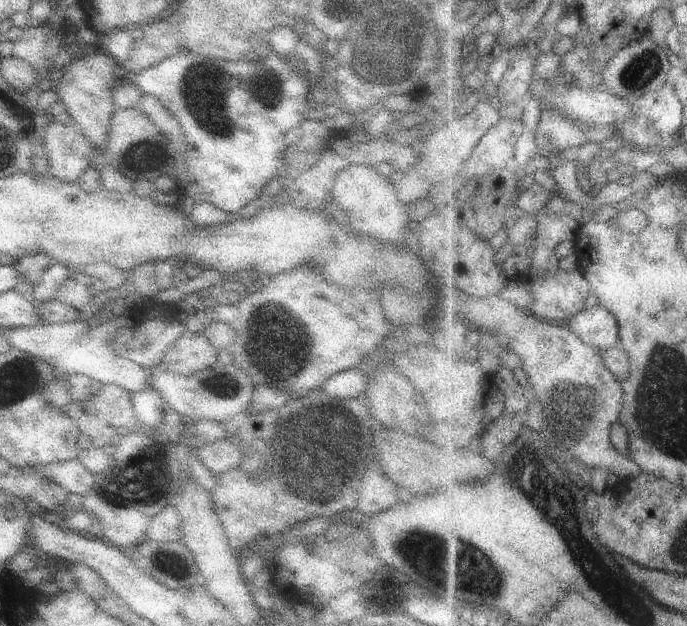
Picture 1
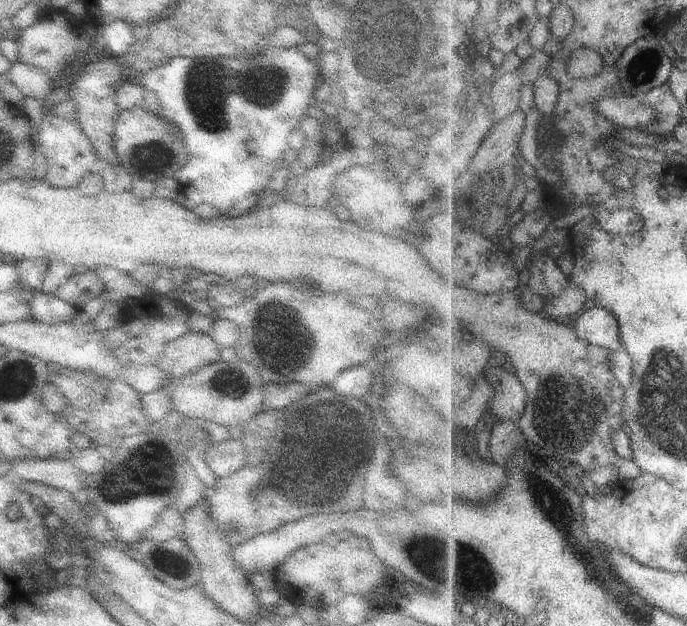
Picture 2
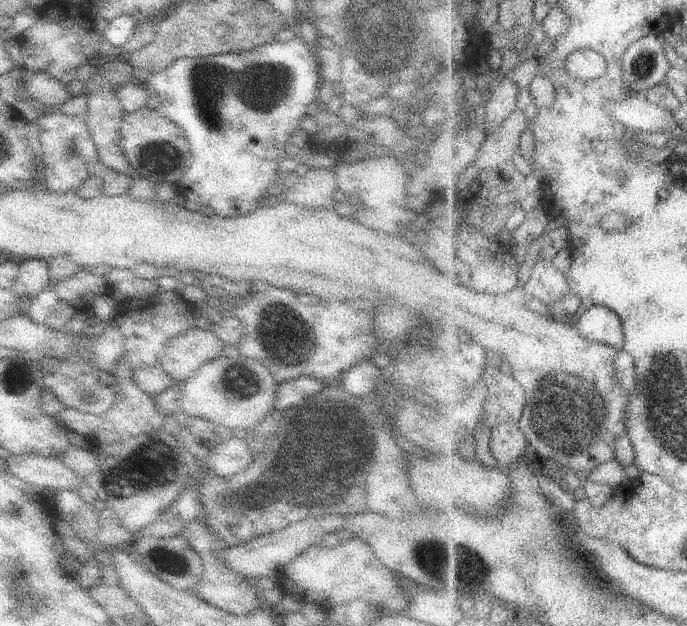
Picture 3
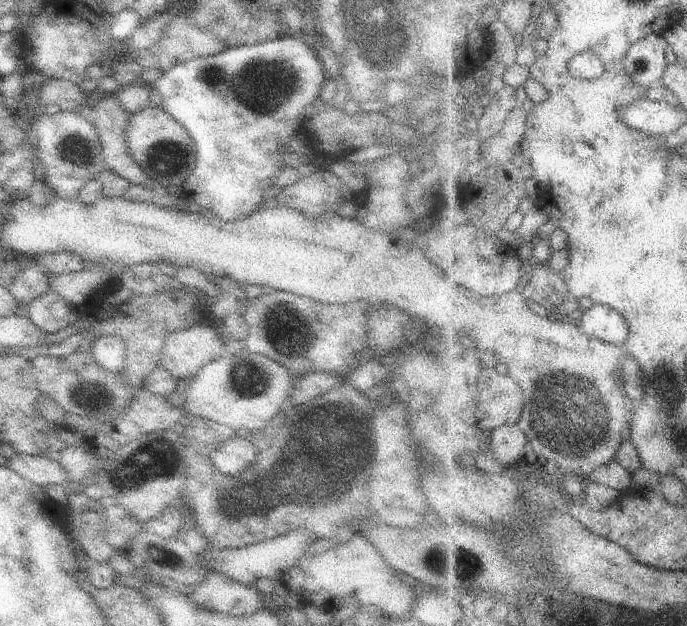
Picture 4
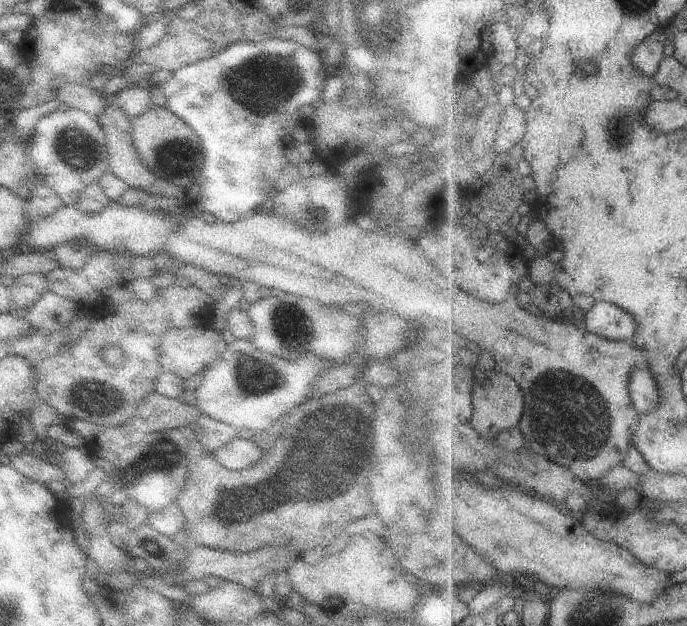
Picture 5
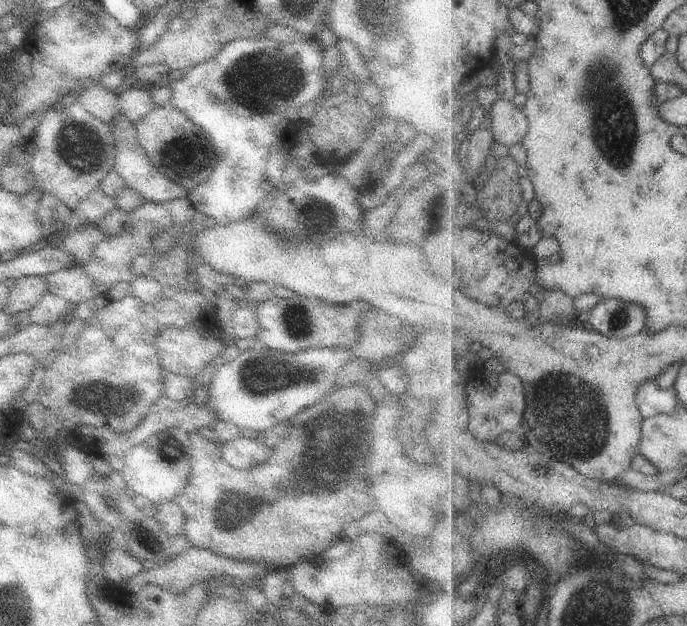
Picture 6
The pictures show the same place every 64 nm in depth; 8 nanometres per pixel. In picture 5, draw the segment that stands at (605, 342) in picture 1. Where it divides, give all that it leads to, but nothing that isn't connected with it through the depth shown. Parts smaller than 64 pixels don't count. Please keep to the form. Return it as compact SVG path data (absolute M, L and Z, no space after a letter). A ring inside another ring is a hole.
M599 301L587 311L583 326L593 334L611 340L626 341L634 338L639 324L635 316L631 316L631 312L611 302Z

